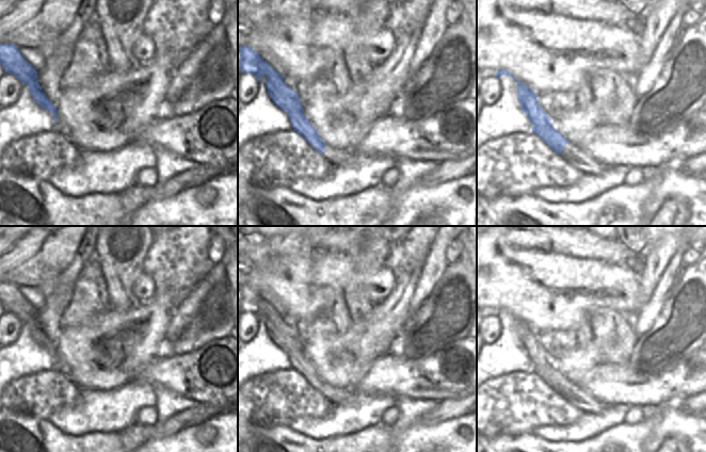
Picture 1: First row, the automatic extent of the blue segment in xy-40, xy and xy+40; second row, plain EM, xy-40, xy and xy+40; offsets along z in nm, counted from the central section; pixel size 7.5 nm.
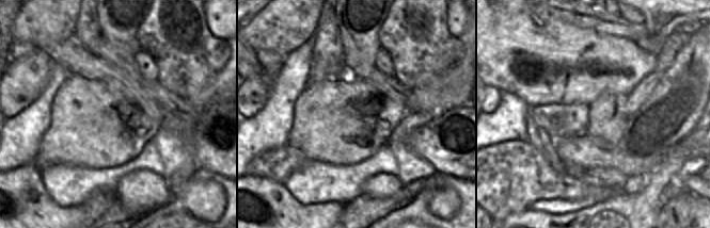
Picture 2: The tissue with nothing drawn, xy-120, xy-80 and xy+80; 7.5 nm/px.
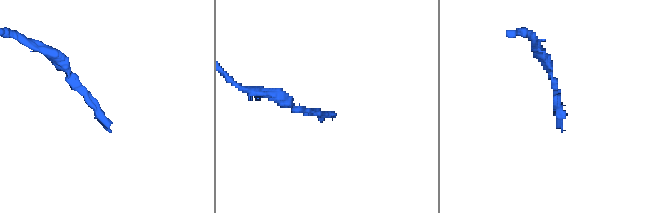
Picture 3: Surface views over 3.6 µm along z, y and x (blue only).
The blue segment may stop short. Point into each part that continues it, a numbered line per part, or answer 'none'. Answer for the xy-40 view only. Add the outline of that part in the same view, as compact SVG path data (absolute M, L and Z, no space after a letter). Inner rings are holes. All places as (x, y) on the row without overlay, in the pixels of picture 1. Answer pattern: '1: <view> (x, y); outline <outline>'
none

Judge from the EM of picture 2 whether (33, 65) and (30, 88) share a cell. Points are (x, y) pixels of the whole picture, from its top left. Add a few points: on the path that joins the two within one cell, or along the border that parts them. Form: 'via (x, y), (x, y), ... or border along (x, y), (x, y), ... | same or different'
via (33, 70), (30, 74), (30, 83) | same

